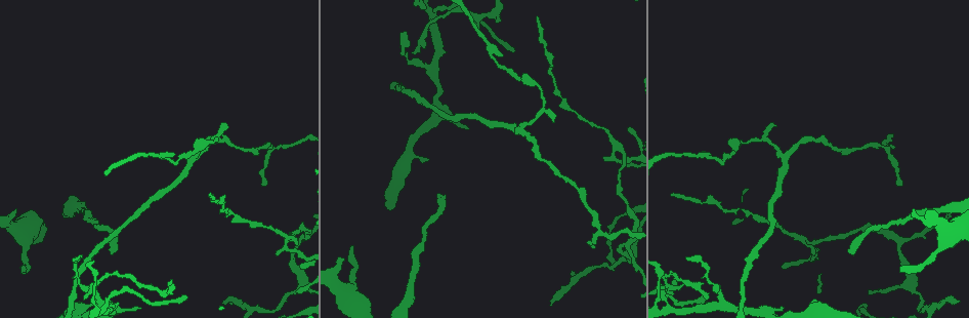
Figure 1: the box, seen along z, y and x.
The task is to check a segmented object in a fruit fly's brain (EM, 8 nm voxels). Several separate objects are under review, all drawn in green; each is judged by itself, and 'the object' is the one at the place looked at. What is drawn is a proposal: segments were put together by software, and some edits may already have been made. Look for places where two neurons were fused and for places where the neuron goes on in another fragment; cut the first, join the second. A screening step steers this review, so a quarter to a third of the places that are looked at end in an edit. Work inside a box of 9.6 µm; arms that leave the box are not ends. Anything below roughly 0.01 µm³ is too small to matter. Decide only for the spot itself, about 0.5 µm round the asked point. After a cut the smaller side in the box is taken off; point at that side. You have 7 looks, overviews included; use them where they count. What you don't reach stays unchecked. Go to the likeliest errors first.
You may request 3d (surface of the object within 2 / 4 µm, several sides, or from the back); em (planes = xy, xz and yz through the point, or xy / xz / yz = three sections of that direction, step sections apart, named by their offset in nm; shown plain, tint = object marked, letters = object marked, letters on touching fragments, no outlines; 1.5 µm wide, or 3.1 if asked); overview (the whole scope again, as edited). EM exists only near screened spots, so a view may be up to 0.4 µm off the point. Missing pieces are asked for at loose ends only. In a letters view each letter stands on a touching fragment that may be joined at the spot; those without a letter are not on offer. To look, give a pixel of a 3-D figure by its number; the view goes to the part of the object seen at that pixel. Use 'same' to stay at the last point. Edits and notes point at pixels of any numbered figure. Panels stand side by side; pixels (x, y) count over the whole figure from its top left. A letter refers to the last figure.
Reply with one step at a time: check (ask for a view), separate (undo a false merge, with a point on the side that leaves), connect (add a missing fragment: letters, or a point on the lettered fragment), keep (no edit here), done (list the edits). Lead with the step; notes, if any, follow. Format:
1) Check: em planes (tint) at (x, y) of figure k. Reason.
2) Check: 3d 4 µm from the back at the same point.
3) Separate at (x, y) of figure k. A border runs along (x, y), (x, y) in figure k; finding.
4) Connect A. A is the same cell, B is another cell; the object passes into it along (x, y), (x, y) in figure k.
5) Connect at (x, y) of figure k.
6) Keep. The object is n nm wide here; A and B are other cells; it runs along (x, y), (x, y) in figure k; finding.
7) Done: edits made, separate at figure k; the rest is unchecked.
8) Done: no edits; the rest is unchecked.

Check: 3d 4 µm at (520, 128) of figure 1. Three-way junction.

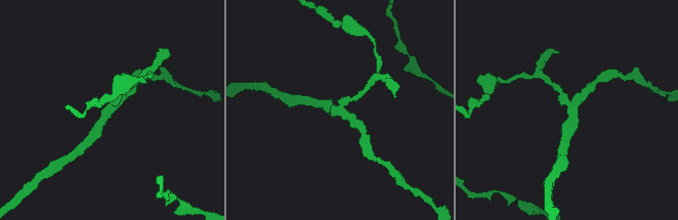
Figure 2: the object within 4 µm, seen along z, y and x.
Check: em xy step 4 (tint) at (110, 107) of figure 2. 3 arms meet here; now the EM.

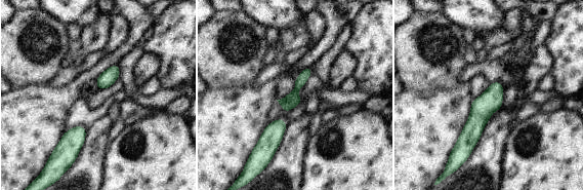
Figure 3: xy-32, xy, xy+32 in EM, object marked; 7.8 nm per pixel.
Check: em xz step 4 (letters) at the same point.

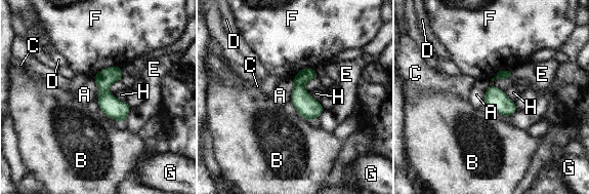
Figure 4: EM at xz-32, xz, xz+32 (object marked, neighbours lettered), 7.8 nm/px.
Keep. A, B, C, D, E, F, G and H are other cells; continuous, no second neuron.

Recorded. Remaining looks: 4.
Check: em planes (tint) at (264, 186) of figure 1. An open end.

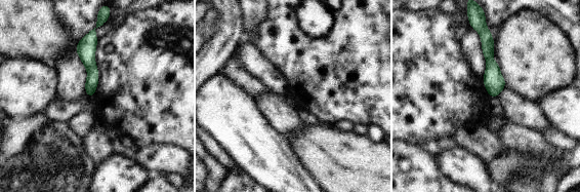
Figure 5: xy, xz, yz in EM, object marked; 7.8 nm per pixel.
Check: em planes (letters) at the same point. What lies round it.

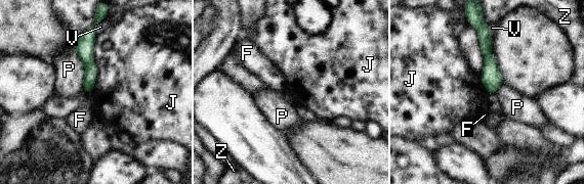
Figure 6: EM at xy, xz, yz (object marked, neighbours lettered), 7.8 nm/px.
Keep. The longest contact is with J, 480 nm; F, J, P, V and Z are other cells; a border runs along (96, 35), (96, 81), (90, 94) in figure 6; no lettered fragment goes on from it.

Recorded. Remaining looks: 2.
Check: em xy step 8 (letters) at (404, 33) of figure 1. An open end.

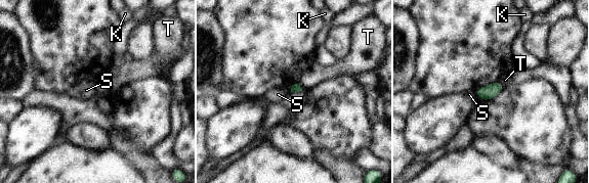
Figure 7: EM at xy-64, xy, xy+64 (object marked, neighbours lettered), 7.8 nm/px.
Keep. The object is 70 nm wide here; K, S and T are other cells; none of them fits.

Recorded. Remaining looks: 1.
Done: no edits; the rest is unchecked.

